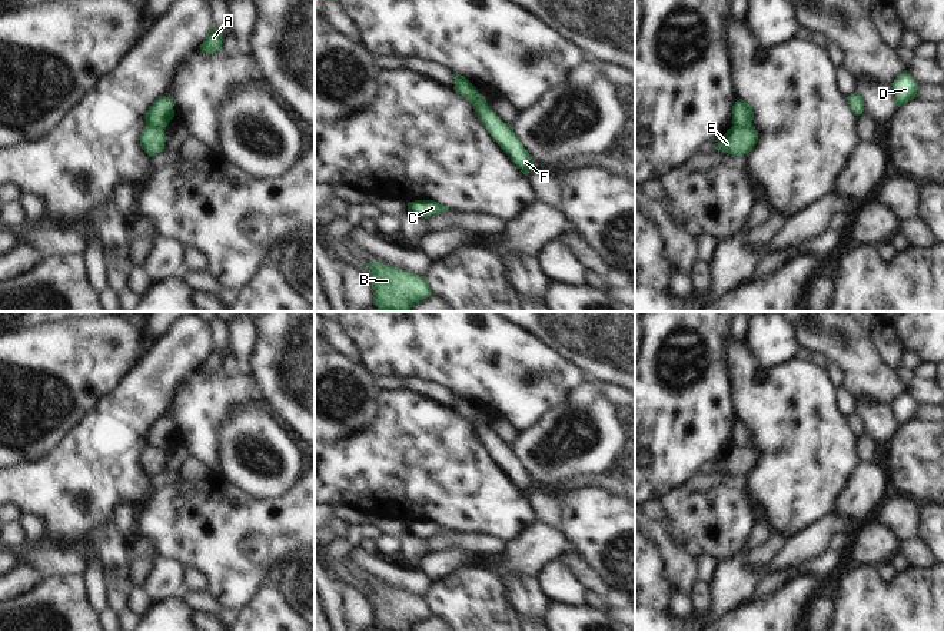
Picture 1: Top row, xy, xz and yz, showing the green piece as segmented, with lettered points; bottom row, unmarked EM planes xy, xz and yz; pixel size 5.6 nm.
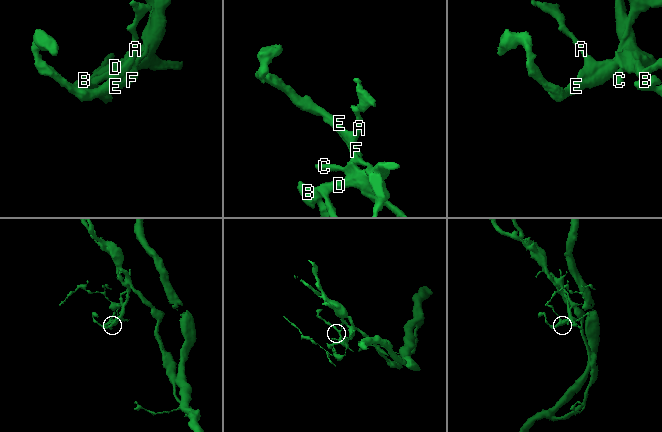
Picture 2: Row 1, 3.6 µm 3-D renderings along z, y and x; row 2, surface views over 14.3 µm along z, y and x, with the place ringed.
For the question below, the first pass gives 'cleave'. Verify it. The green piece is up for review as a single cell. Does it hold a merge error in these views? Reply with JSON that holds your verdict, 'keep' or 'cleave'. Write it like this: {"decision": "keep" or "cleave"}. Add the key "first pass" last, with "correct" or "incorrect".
{"decision": "cleave", "first pass": "correct"}

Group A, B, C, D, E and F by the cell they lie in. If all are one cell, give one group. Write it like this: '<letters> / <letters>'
A / B C D E F

